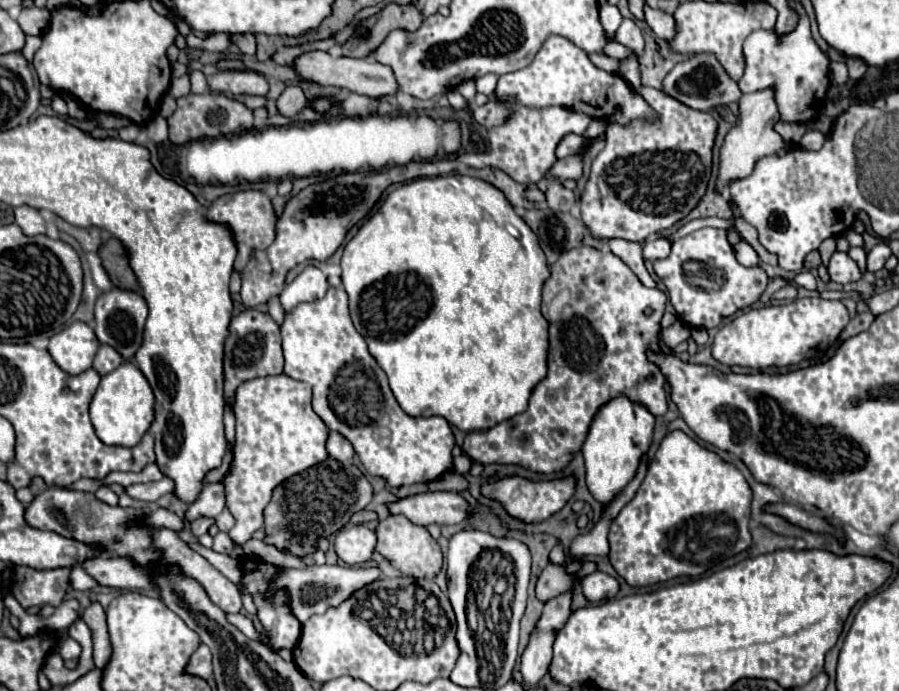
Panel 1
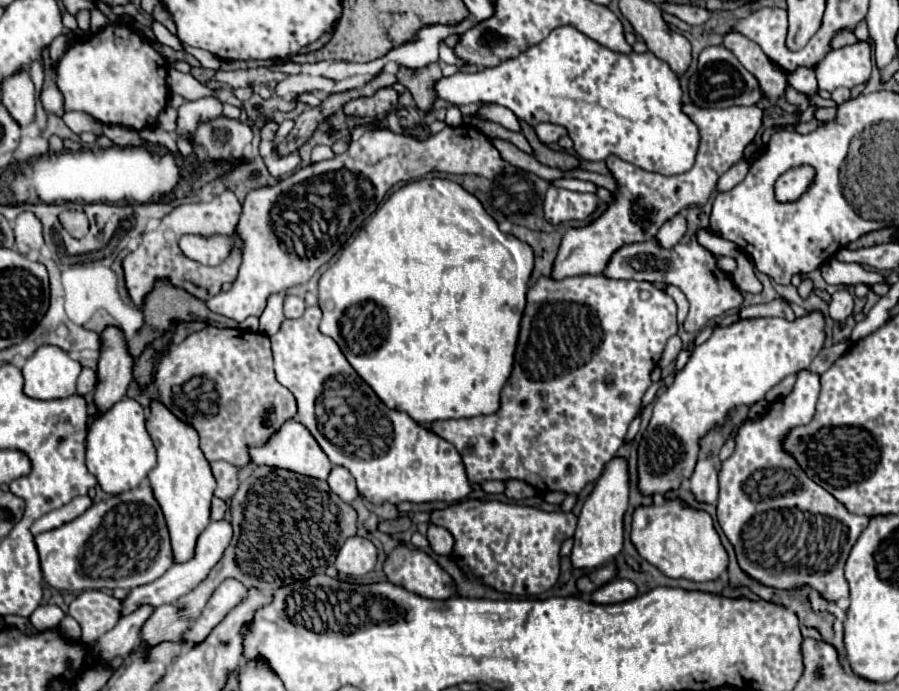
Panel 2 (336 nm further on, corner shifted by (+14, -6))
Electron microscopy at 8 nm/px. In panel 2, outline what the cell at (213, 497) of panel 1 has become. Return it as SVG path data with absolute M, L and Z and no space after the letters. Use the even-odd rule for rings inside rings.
M213 461L211 463L211 471L217 479L217 489L215 489L215 497L229 501L233 497L233 493L239 487L239 477L237 477L237 467L233 467L231 463L221 463L221 461Z

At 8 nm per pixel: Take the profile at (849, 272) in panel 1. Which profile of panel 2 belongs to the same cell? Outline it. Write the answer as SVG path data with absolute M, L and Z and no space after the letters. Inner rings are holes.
M841 289L841 291L835 291L831 295L831 303L829 303L829 315L835 319L835 321L841 321L845 317L849 317L853 313L853 297L849 295L847 289Z

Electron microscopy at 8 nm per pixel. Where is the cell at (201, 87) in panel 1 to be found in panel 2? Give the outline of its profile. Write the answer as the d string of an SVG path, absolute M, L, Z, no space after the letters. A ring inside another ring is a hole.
M169 69L167 75L167 85L171 89L171 93L179 93L185 99L201 99L201 97L209 97L213 95L213 89L209 89L207 85L199 83L193 75L189 73L179 73L175 69Z

